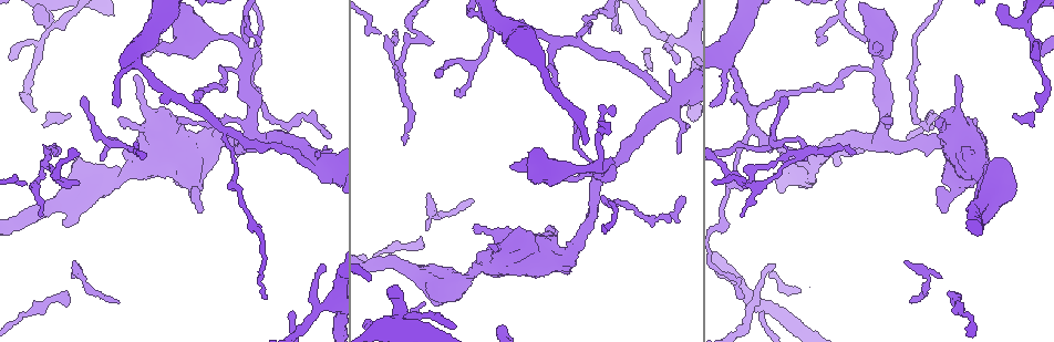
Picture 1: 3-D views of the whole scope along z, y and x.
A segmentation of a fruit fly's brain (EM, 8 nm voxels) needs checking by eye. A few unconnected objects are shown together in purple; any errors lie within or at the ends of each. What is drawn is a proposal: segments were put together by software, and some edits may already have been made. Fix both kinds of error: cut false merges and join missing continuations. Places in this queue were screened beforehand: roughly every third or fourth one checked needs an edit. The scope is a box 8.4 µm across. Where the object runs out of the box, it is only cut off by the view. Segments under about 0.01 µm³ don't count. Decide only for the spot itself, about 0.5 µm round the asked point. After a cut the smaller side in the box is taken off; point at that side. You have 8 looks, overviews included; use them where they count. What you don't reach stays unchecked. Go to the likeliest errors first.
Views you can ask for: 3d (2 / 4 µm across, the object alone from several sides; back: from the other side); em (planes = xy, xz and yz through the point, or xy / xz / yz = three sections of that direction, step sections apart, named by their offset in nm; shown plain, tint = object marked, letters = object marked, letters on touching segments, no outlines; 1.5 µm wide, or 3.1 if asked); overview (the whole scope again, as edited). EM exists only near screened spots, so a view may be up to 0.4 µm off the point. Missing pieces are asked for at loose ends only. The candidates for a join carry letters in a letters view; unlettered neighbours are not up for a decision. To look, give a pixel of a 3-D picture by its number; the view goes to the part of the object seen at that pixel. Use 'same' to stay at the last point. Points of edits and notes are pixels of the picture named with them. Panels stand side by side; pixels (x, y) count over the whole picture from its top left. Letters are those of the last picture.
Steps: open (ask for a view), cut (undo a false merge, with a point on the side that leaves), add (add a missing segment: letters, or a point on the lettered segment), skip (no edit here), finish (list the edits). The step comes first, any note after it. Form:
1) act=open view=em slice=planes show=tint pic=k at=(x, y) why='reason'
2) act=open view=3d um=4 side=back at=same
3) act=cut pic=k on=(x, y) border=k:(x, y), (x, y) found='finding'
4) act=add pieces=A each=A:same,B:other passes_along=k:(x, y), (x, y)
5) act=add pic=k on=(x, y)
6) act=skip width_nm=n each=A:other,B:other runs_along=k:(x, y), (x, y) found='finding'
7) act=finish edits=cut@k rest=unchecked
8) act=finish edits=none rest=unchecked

act=open view=em slice=xz step=8 show=tint pic=1 at=(554, 38) why='branch point'

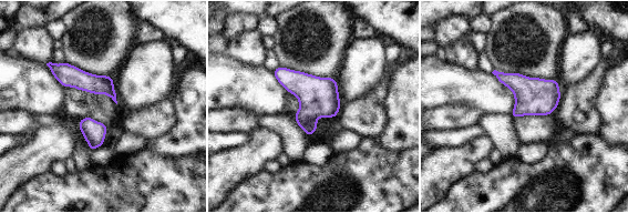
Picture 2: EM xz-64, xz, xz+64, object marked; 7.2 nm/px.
act=open view=em slice=xy step=8 show=tint at=same

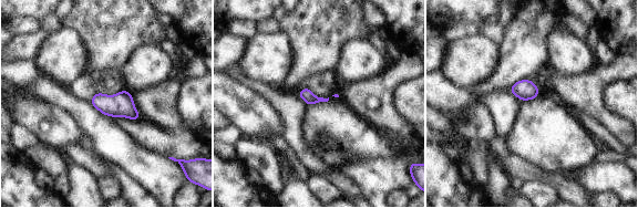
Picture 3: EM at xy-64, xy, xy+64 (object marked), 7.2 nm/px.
act=open view=em slice=xy step=8 show=letters at=same why='see the neighbours'

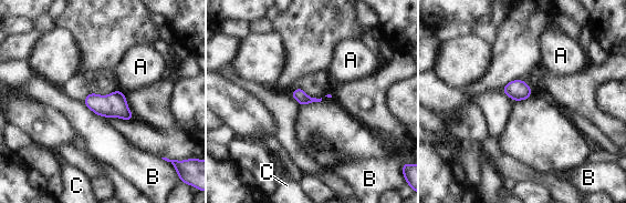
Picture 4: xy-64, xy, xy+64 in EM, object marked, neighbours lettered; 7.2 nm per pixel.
act=skip longest_contact=B:170nm each=A:other,B:other,C:other found='all the same neuron'

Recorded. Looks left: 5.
act=open view=3d um=2 pic=1 at=(400, 311) why='thick turns thin'

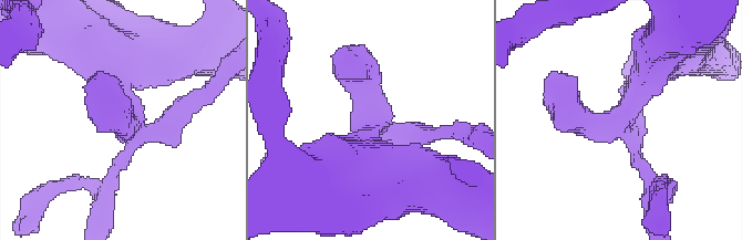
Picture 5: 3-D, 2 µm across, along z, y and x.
act=open view=em slice=planes show=tint pic=5 at=(620, 120) why='need the tissue'

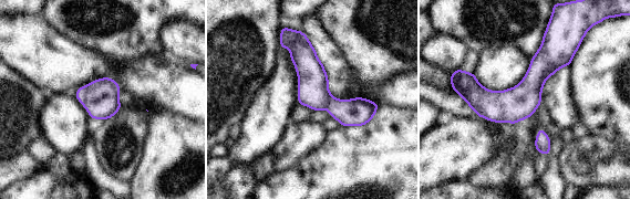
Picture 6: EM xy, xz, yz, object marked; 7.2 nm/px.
act=open view=em slice=planes show=letters at=same

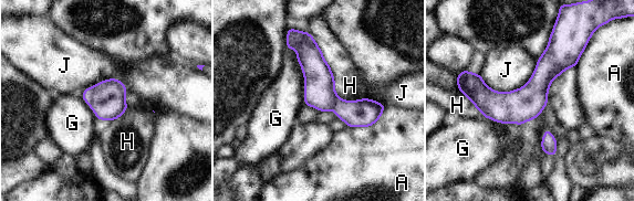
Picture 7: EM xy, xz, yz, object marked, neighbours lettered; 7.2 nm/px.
act=cut pic=7 on=(362, 113) longest_contact=H:600nm each=A:other,G:other,H:other,J:other found='two neurons meet here'

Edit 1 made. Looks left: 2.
act=open view=em slice=yz step=8 show=tint pic=1 at=(773, 143) why='arms part here'

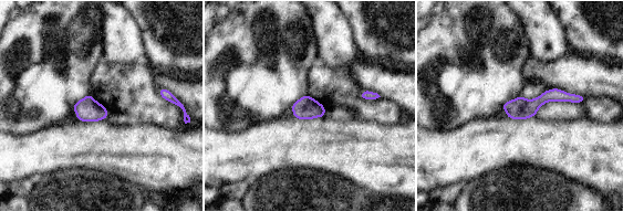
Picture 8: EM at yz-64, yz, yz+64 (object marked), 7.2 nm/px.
act=open view=em slice=yz step=8 show=letters at=same why='what lies round it'

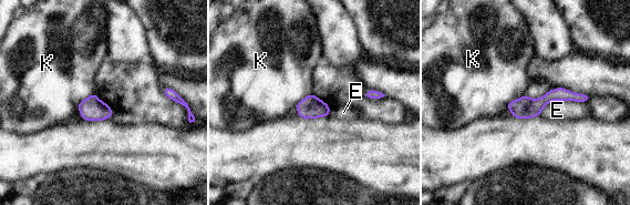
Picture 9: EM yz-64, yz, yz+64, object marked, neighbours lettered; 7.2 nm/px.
act=skip longest_contact=E:380nm each=E:other,K:other border=9:(525, 93), (513, 99), (506, 108) found='continuous, no second neuron'

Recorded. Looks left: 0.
act=finish edits=cut@7 rest=unchecked

